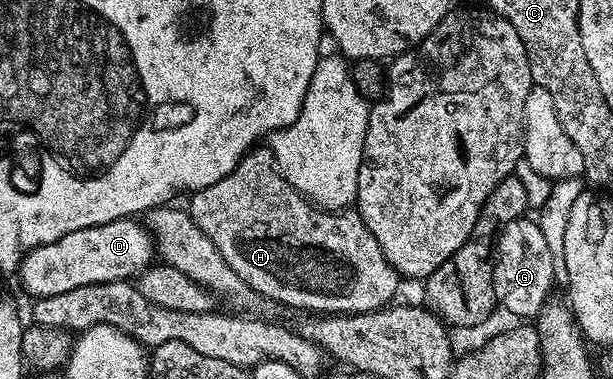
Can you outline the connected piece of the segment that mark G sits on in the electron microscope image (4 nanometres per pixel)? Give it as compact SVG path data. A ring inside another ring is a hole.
M523 217L503 227L496 240L494 257L494 292L498 298L497 306L501 310L503 307L510 315L537 316L542 306L551 298L550 289L555 288L555 285L552 252L544 239L544 233L541 232L541 225L533 218L530 220L530 217Z

